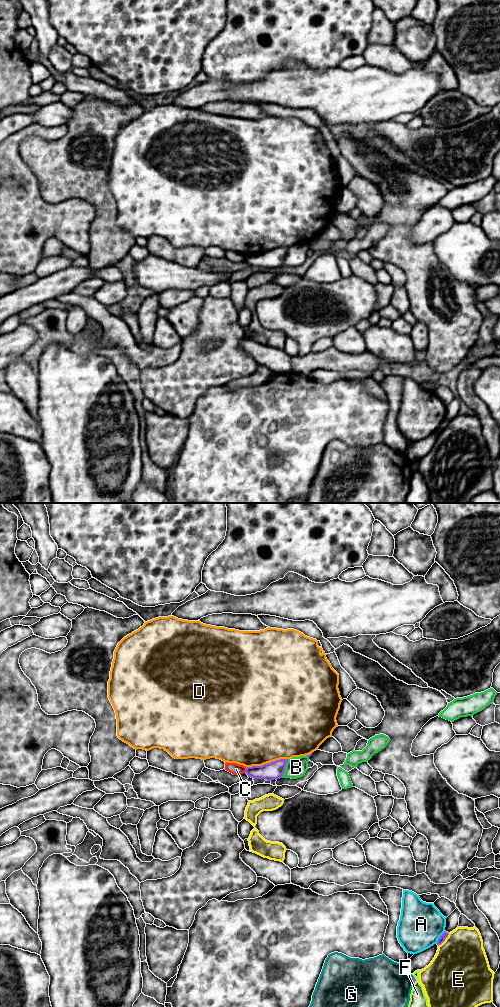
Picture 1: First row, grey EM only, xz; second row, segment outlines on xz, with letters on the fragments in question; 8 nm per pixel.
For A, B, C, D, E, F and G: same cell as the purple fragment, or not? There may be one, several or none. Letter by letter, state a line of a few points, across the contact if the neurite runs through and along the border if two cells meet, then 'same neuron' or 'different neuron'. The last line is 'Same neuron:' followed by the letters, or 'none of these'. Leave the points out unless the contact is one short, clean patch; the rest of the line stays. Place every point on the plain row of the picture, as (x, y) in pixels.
A: different neuron
B: different neuron
C: xz (246, 256), (244, 260) | different neuron
D: different neuron
E: different neuron
F: different neuron
G: different neuron
Same neuron: none of these

